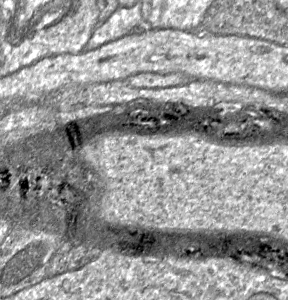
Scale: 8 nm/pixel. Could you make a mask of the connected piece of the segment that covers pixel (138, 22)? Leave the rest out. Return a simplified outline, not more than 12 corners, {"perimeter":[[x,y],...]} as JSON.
{"perimeter":[[141,3],[119,7],[93,32],[85,51],[144,26]]}

